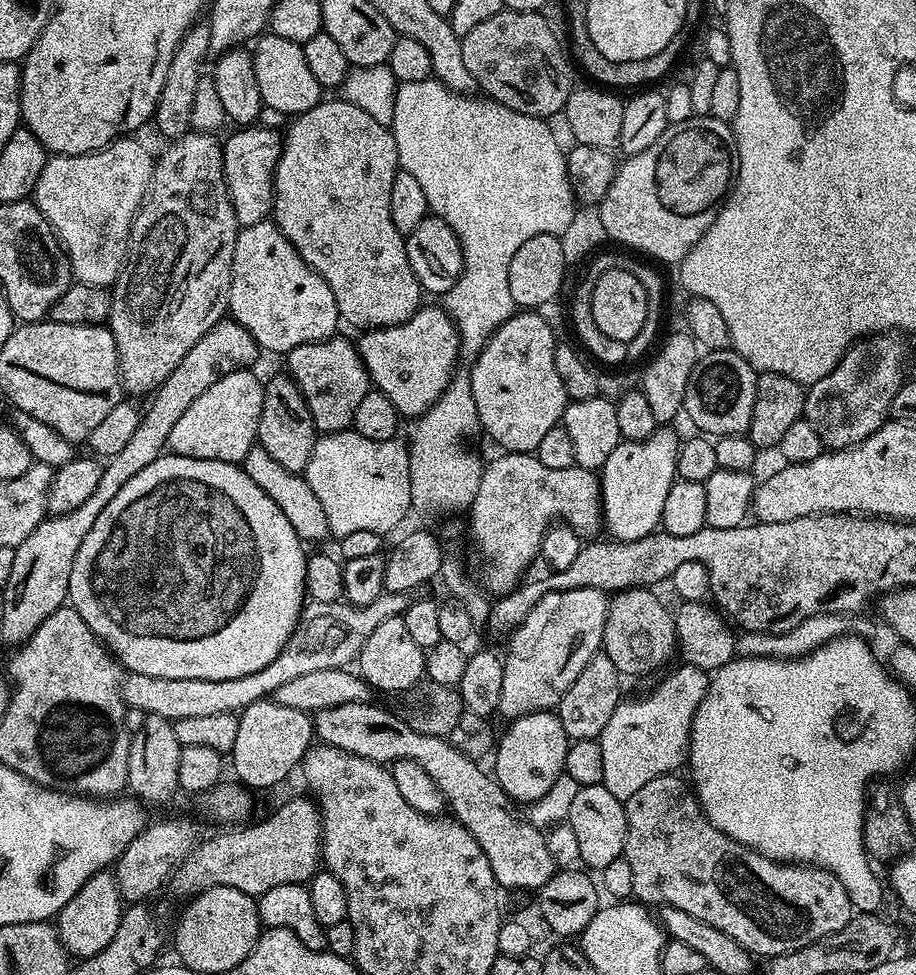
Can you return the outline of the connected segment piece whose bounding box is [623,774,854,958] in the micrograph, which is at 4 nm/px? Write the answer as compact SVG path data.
M680 774L659 776L650 782L646 782L646 786L641 786L635 794L630 794L630 798L623 801L623 805L626 822L628 823L623 856L626 858L626 862L630 862L630 870L634 881L632 896L645 906L669 904L678 910L686 910L686 914L694 914L694 918L714 926L714 930L722 930L722 934L730 934L730 938L734 938L734 942L738 942L756 958L785 956L794 950L802 950L806 946L810 946L814 942L818 942L822 938L842 930L842 926L846 926L846 922L850 922L853 918L854 909L848 897L846 886L842 886L842 882L833 872L829 872L827 868L771 860L768 856L763 856L761 852L756 852L753 848L747 848L745 844L739 844L734 838L724 834L722 830L718 830L706 819L691 783L685 777L683 780Z

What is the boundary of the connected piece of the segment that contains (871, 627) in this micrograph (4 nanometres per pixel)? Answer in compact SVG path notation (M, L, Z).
M819 612L806 622L800 622L794 630L786 630L782 634L769 632L741 631L736 637L736 651L741 657L771 656L778 660L795 660L797 656L809 656L816 648L829 644L839 636L860 636L877 654L890 654L900 644L900 635L892 629L891 624L885 624L883 619L867 620L864 614L845 614L843 612Z

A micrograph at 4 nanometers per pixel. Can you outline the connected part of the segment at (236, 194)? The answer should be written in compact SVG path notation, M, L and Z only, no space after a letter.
M244 126L227 141L223 141L224 149L224 181L228 187L228 197L232 200L237 225L257 224L269 219L272 210L272 176L278 166L280 151L284 149L281 133L272 128L260 128L261 126Z

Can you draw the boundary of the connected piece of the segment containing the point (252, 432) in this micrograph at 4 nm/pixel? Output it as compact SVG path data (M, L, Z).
M255 371L231 372L226 378L218 378L210 390L205 390L189 408L182 413L182 418L174 422L174 430L170 430L168 448L177 456L198 458L199 460L217 460L227 464L240 464L251 448L257 447L258 426L264 401L264 384L255 376Z

